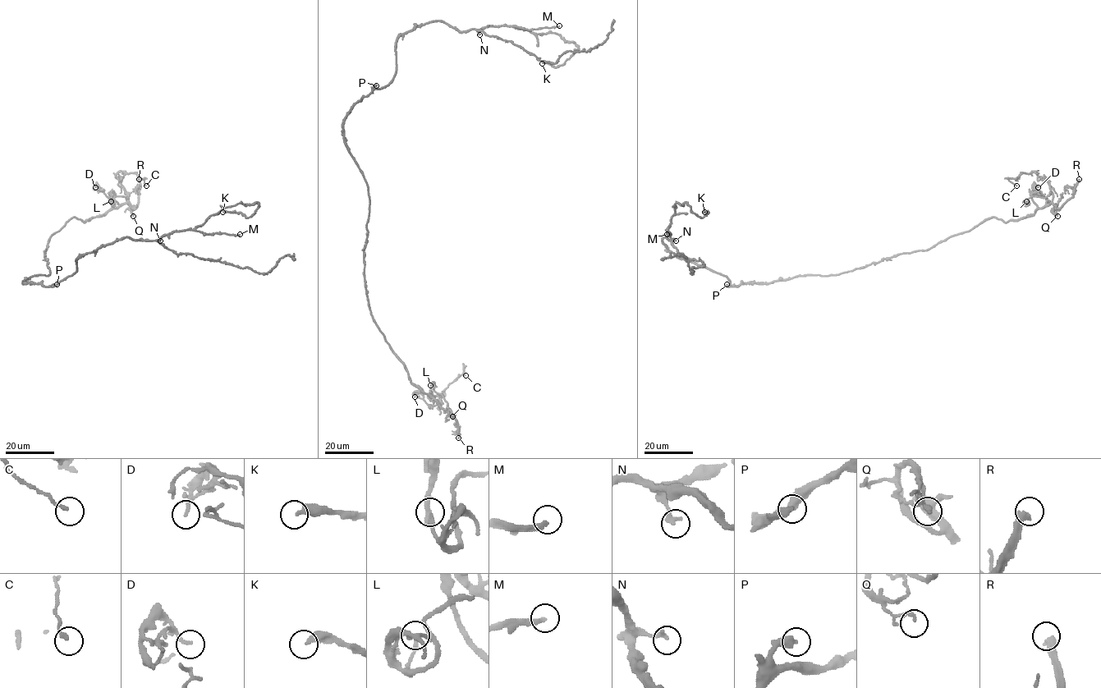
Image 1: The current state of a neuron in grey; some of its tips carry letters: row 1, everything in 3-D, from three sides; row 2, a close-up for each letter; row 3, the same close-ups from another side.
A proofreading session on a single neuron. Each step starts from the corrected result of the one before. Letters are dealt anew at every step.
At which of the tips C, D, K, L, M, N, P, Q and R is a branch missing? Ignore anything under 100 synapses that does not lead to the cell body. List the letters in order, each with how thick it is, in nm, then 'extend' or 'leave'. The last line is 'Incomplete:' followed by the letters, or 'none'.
C: calibre 170 nm; leave
D: calibre 150 nm; leave
K: calibre 320 nm; leave
L: calibre 170 nm; leave
M: calibre 280 nm; extend
N: calibre 240 nm; leave
P: calibre 420 nm; leave
Q: calibre 160 nm; leave
R: calibre 380 nm; extend
Incomplete: M, R

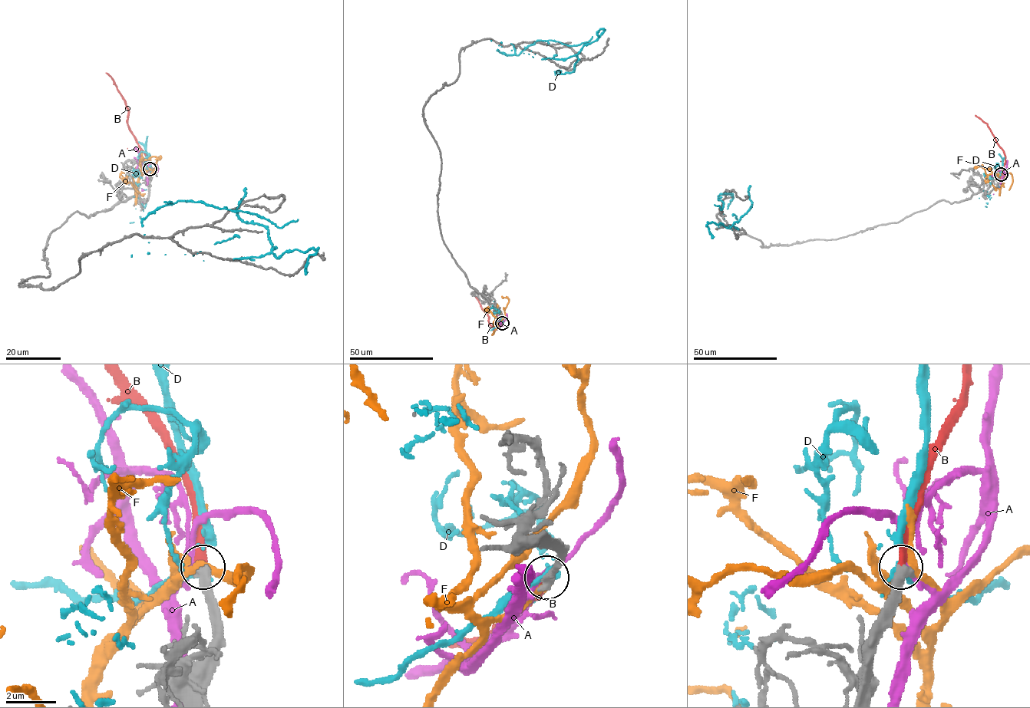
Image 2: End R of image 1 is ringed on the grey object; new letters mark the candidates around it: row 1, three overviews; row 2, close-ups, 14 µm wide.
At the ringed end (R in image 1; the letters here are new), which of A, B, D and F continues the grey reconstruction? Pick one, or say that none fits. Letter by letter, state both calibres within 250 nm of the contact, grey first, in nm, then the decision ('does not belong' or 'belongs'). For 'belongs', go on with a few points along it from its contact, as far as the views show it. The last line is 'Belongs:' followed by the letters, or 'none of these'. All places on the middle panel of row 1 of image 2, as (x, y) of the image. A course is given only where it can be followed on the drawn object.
A: 400/170 nm | does not belong
B: 400/320 nm | belongs | via (502, 323), (498, 327), (491, 326), (489, 317), (475, 297)
D: 440/200 nm | does not belong
F: 360/240 nm | does not belong
Belongs: B

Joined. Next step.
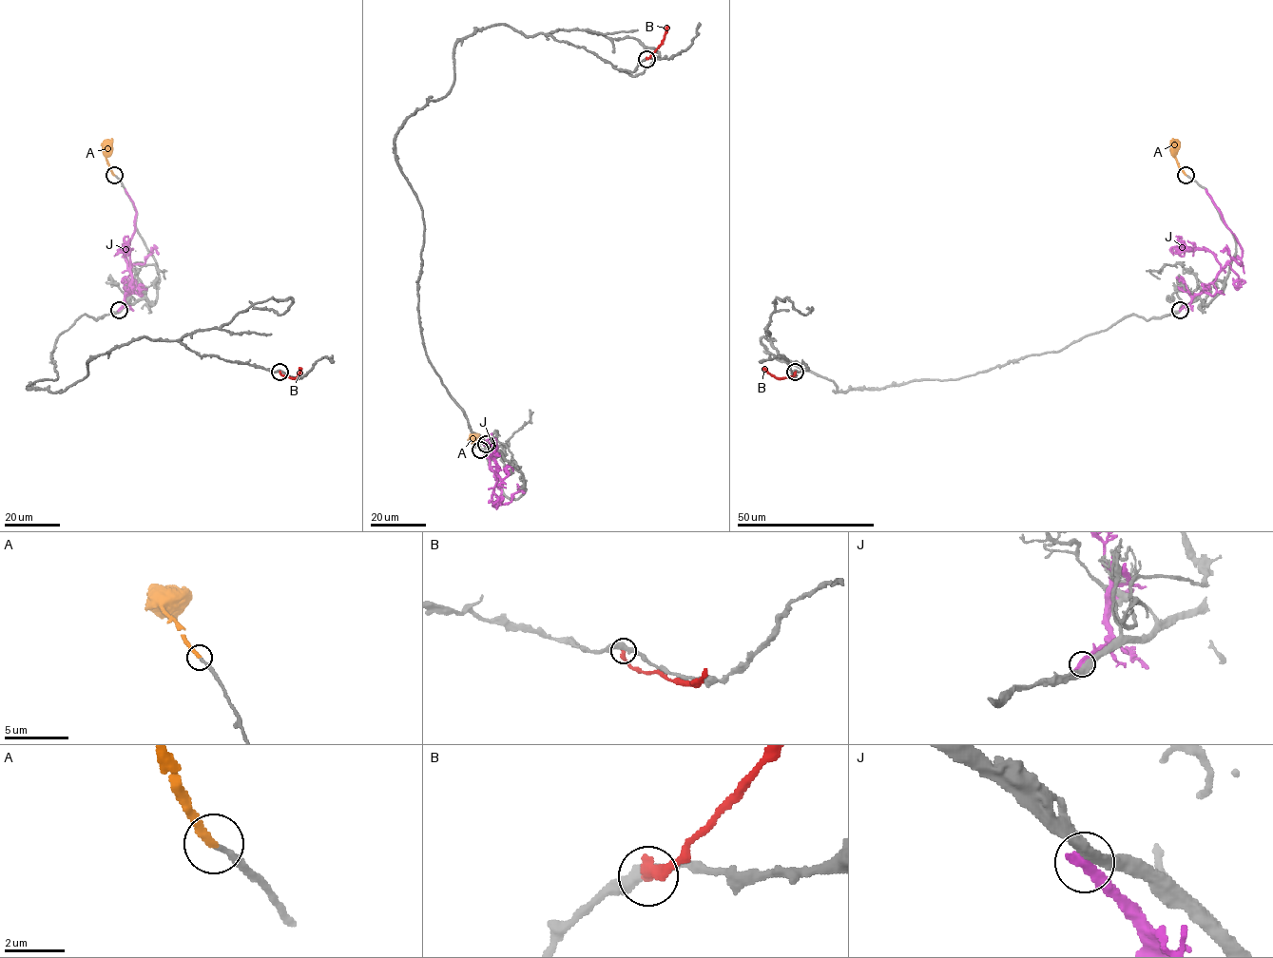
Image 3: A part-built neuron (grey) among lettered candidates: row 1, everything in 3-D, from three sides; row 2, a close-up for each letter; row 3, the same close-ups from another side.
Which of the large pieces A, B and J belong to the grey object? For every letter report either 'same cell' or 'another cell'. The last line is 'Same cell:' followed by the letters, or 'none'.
A: same cell
B: another cell
J: another cell
Same cell: A

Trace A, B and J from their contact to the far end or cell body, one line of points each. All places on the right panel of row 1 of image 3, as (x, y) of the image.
A: (1186, 175), (1178, 164), (1175, 142), (1172, 139)
B: (795, 372), (792, 376), (777, 378), (762, 368)
J: (1180, 309), (1211, 283), (1230, 261), (1243, 255), (1237, 238), (1205, 189)

